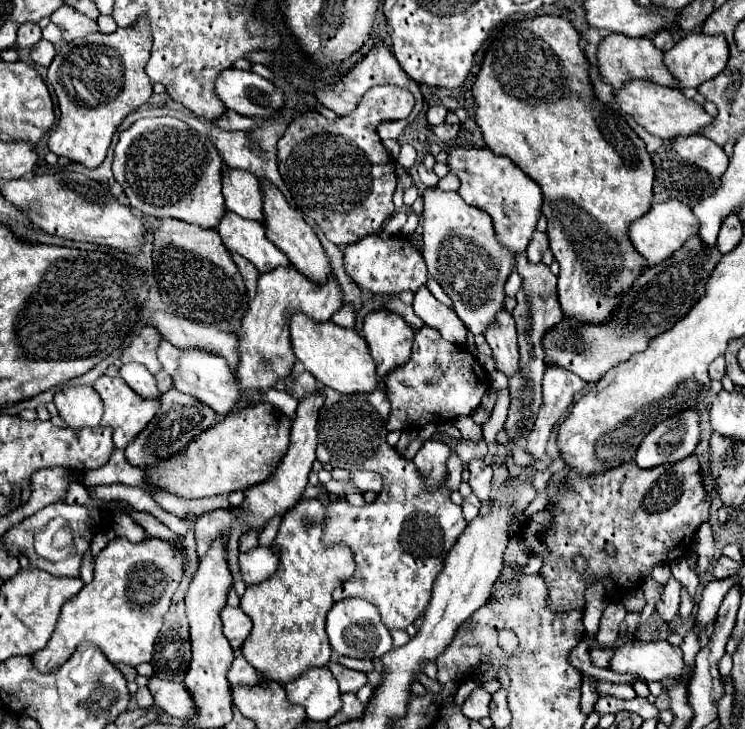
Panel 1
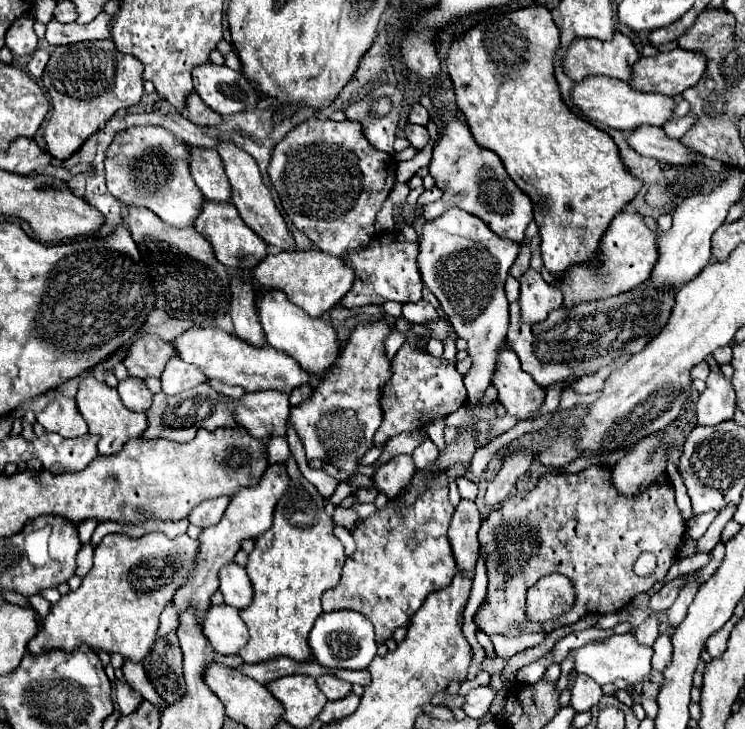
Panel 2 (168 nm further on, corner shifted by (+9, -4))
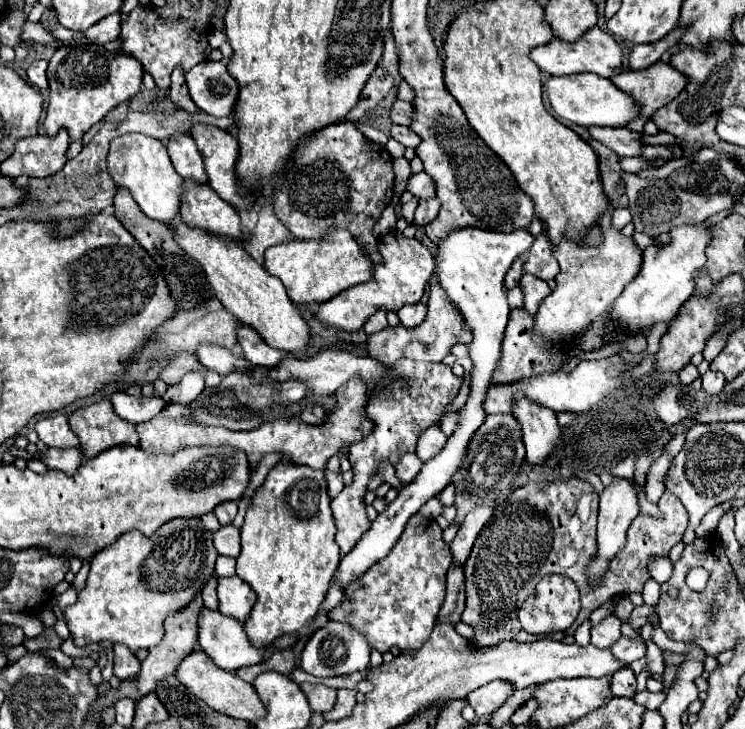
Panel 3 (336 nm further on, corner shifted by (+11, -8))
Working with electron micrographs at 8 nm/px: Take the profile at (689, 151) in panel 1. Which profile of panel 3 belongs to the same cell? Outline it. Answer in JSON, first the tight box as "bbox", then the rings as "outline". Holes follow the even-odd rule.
{"bbox":[590,127,644,157],"outline":[[[590,127],[590,135],[620,157],[640,157],[644,147],[642,135],[626,127]]]}

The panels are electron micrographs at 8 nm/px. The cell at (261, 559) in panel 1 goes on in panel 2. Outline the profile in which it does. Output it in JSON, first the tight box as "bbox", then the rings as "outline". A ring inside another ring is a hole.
{"bbox":[220,563,254,609],"outline":[[[228,563],[220,571],[220,591],[224,595],[224,603],[236,609],[246,609],[252,603],[254,591],[252,583],[238,563]]]}

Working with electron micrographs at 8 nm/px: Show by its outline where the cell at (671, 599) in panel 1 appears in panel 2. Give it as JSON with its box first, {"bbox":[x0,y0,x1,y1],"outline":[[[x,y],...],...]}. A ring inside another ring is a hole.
{"bbox":[632,619,658,647],"outline":[[[646,619],[642,625],[638,625],[638,627],[632,631],[632,635],[636,637],[636,641],[638,641],[640,645],[652,647],[654,641],[656,641],[656,637],[658,637],[658,621],[656,621],[656,619]]]}

